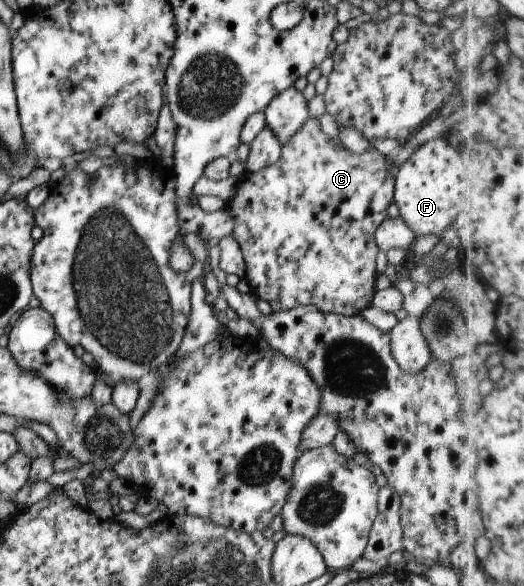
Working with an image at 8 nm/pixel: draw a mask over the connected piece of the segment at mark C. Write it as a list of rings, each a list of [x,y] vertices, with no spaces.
[[[308,118],[306,123],[284,145],[281,145],[280,159],[276,163],[260,169],[259,172],[246,172],[240,175],[236,182],[236,195],[230,203],[226,204],[234,221],[230,240],[238,243],[242,252],[244,258],[243,279],[248,283],[250,293],[264,299],[272,311],[287,310],[297,305],[314,305],[322,313],[348,317],[359,314],[370,306],[370,301],[376,290],[374,282],[378,274],[374,269],[374,257],[376,257],[378,248],[373,240],[373,235],[378,224],[387,217],[388,205],[393,202],[393,176],[393,169],[384,163],[384,157],[378,153],[378,150],[370,149],[370,151],[355,155],[346,150],[342,144],[336,145],[336,143],[332,143],[332,139],[324,137],[324,133],[320,131],[320,122]]]

